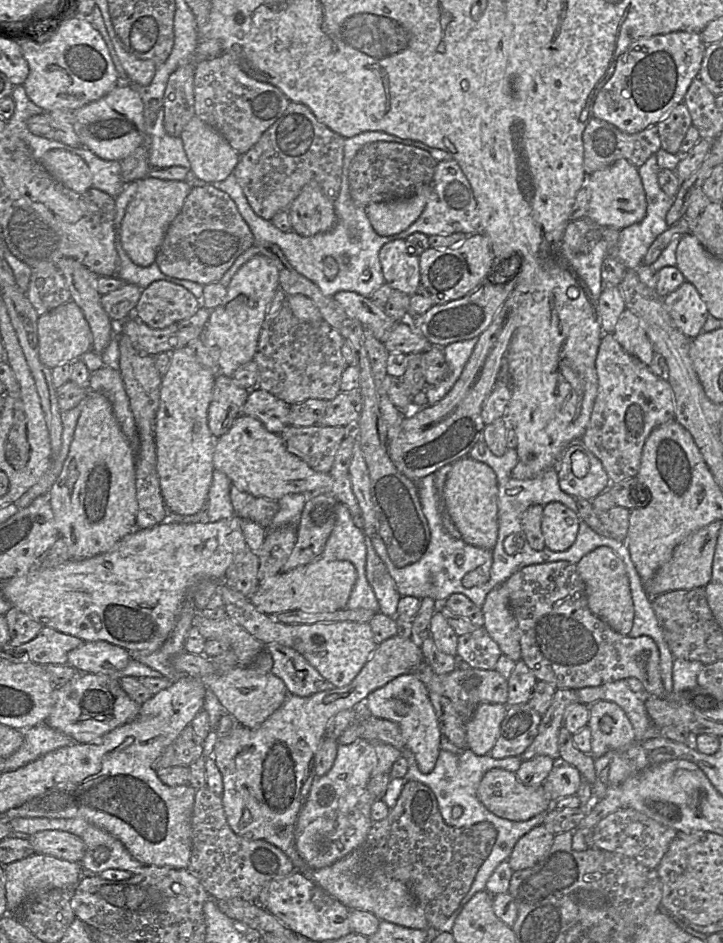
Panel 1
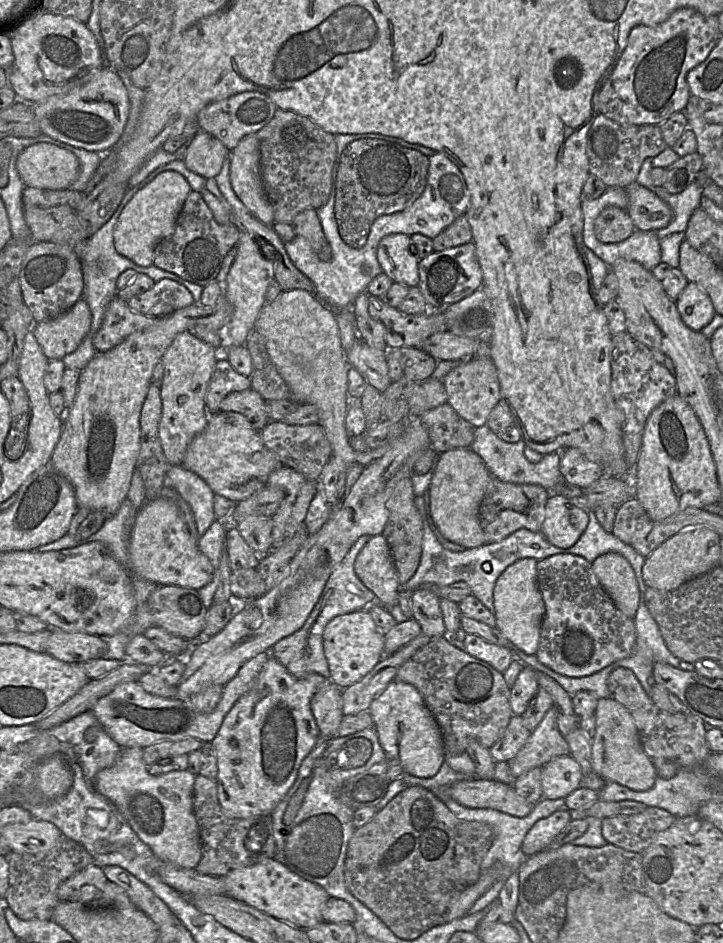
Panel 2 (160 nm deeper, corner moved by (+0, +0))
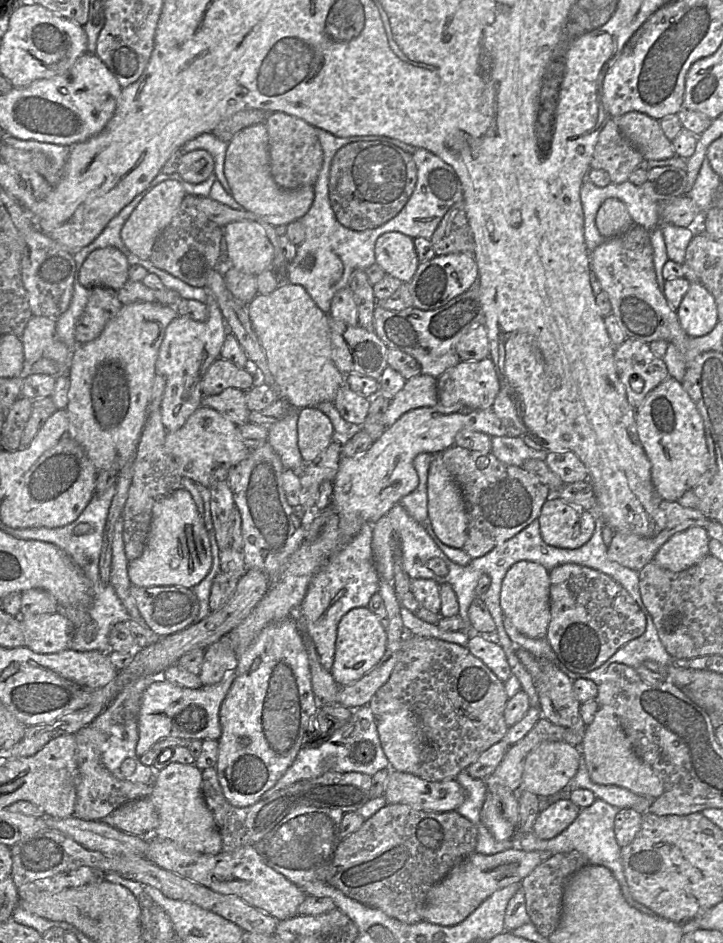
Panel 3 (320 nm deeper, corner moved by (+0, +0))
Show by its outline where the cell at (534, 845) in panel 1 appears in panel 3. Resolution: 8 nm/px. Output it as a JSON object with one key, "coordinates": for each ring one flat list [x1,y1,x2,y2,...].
{"coordinates":[[568,797,559,799,543,809,534,822,536,837,549,840,562,833,578,816,581,808]]}

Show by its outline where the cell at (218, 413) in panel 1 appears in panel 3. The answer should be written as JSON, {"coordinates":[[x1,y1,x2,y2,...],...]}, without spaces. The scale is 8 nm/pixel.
{"coordinates":[[218,357,209,366,201,381,202,394,216,395,226,388,247,391,257,382,247,368,239,367,232,361]]}

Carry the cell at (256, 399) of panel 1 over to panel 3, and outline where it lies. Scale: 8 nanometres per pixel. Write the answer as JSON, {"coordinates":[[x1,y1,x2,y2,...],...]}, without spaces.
{"coordinates":[[226,388,216,395,204,395,201,405,218,411,236,425,250,423,250,410,246,405,245,391,243,390]]}

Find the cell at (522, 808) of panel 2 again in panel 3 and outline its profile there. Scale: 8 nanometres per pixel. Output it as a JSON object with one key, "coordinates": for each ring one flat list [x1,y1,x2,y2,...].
{"coordinates":[[391,770,383,796,387,804,401,803,424,811,448,812,462,805,466,792,456,779,433,782]]}

